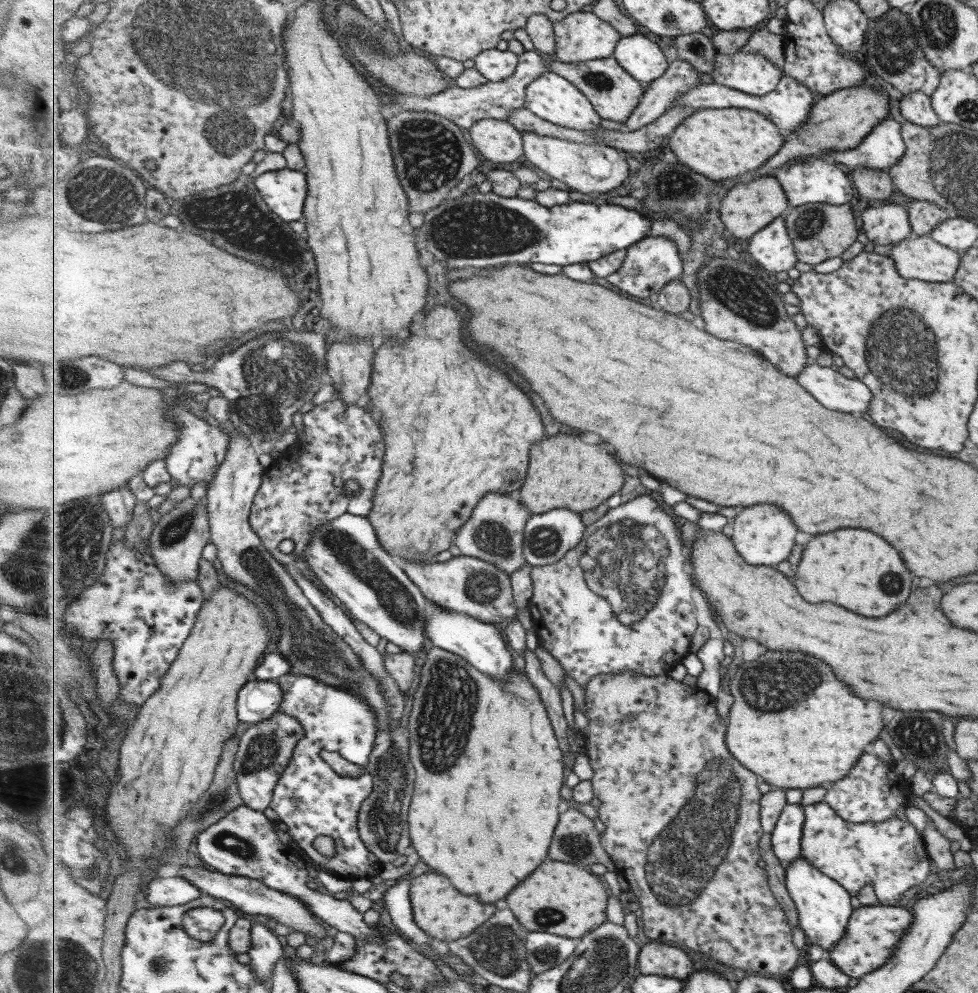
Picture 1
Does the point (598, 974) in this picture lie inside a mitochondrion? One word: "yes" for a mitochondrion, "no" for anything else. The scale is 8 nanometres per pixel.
yes

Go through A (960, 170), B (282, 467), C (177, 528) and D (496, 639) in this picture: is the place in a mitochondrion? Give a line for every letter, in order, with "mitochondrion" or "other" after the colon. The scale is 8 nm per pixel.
A: mitochondrion
B: other
C: mitochondrion
D: other

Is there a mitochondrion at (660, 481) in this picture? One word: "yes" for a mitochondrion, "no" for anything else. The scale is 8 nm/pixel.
no

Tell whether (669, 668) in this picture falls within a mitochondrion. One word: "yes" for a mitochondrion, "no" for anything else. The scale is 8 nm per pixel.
no

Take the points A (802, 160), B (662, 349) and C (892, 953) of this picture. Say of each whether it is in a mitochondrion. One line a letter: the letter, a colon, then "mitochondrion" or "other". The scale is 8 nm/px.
A: other
B: other
C: other

